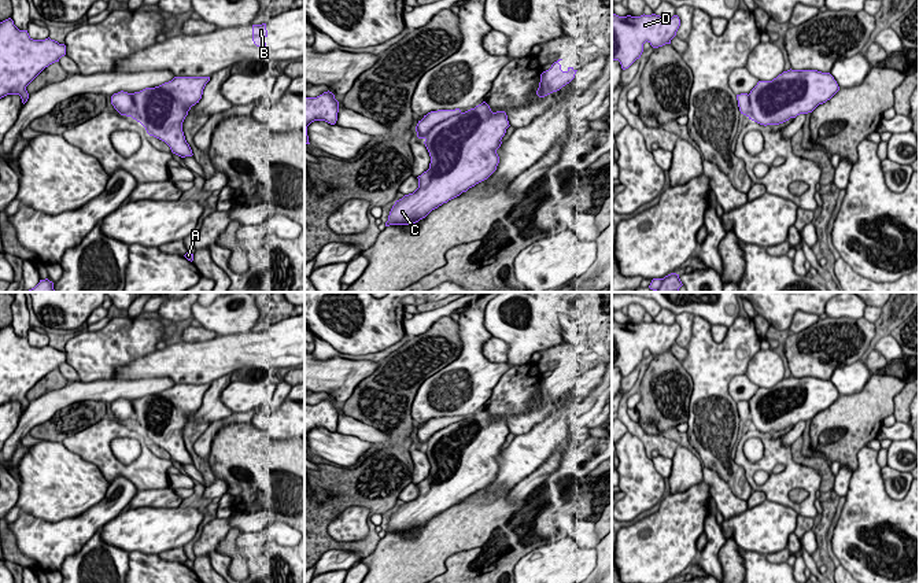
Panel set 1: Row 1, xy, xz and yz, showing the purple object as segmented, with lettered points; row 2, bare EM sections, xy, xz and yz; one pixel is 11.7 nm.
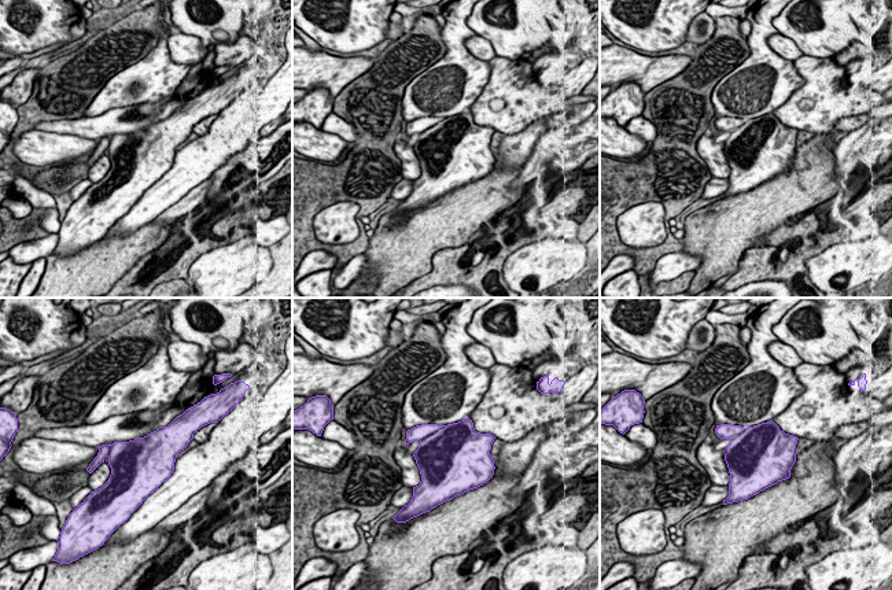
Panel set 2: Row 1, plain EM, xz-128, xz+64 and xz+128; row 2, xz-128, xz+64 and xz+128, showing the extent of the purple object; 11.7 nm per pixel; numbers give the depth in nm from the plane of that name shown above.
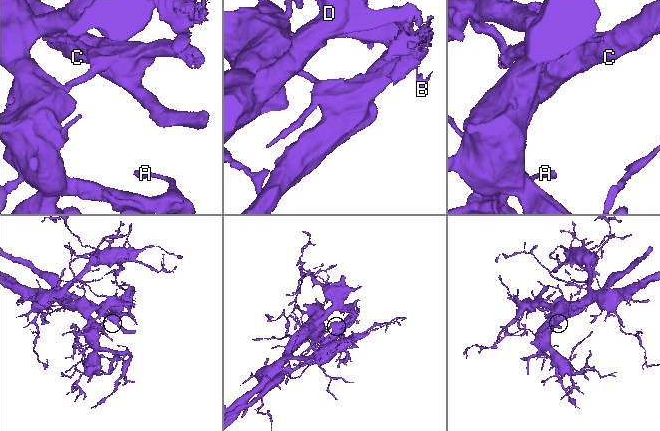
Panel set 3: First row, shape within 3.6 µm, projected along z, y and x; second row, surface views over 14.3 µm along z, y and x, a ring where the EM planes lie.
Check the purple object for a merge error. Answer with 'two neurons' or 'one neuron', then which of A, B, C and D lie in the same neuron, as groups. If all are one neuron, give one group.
two neurons | A B D / C

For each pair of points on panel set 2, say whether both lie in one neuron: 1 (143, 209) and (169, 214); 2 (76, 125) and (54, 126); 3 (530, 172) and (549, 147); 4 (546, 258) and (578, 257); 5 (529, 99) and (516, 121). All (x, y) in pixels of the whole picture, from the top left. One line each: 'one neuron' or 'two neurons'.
1: two neurons
2: one neuron
3: one neuron
4: one neuron
5: one neuron

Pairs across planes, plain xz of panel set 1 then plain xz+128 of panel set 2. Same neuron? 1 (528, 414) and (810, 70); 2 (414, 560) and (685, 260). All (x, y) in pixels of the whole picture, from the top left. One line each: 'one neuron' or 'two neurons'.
1: one neuron
2: two neurons

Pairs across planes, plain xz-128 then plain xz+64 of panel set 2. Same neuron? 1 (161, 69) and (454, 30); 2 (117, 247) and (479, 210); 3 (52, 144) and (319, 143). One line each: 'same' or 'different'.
1: same
2: same
3: same

